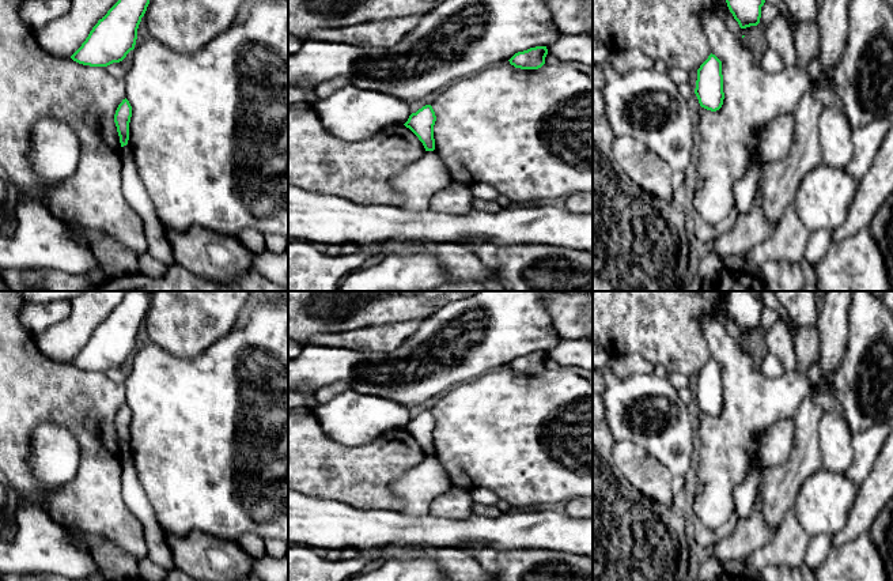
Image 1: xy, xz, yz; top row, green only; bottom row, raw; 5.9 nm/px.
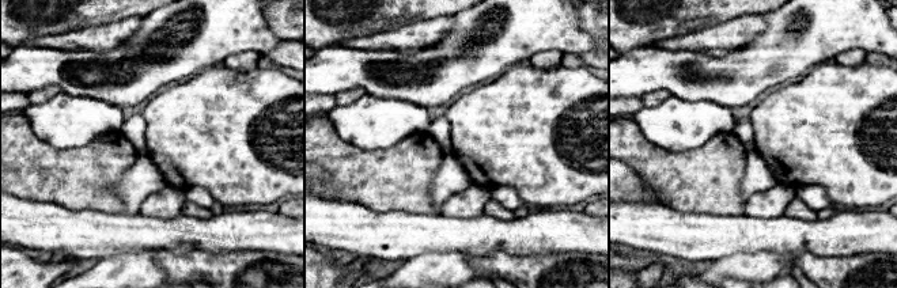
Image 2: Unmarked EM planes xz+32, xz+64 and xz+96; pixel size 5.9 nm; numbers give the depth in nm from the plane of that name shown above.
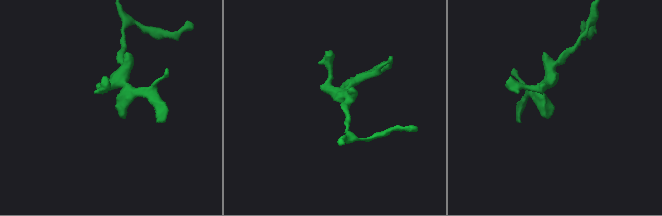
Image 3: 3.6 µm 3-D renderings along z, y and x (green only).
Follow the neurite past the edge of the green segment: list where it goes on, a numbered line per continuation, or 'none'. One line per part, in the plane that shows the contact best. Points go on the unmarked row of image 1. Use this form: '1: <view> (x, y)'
none

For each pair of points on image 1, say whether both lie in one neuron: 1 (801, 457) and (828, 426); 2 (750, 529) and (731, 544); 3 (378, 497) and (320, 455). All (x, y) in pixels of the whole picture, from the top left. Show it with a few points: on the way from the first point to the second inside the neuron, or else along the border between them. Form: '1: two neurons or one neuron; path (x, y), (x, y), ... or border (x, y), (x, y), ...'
1: two neurons; border (824, 412), (818, 423), (821, 466)
2: one neuron; path (746, 534), (736, 544)
3: one neuron; path (363, 482), (354, 474), (337, 472), (335, 470)

